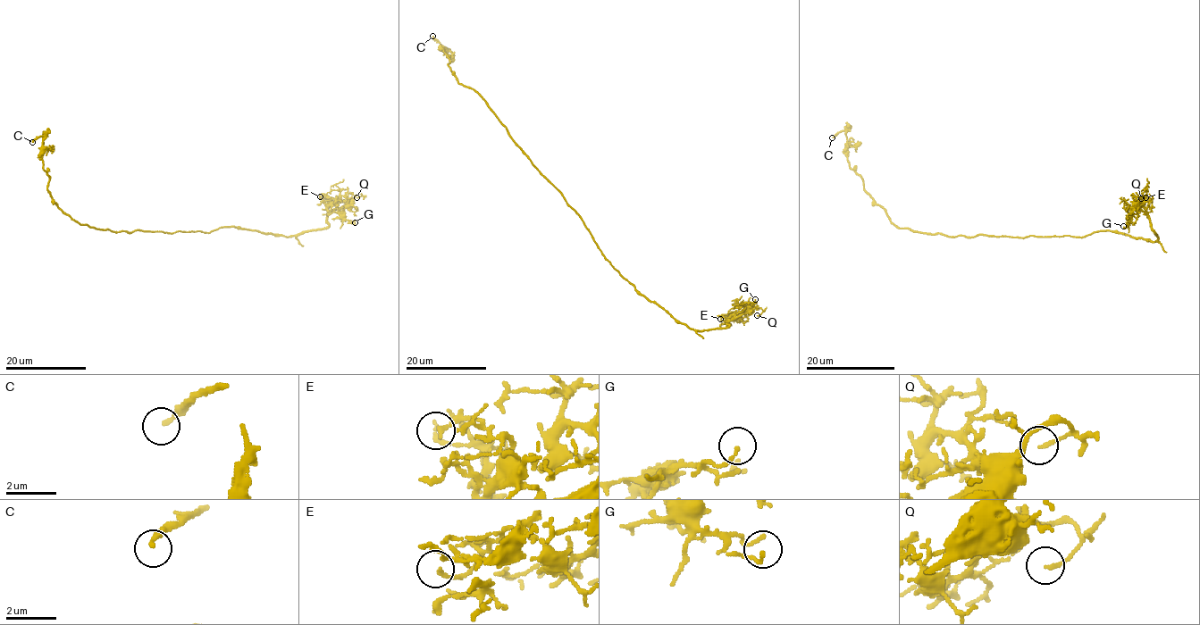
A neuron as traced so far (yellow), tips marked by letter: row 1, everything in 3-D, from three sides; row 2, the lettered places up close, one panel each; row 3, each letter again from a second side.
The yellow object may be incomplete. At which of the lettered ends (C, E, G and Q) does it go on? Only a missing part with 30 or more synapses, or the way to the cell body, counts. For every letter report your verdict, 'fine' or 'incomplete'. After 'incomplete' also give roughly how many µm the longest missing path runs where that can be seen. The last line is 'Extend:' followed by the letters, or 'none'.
C: fine
E: fine
G: fine
Q: fine
Extend: none

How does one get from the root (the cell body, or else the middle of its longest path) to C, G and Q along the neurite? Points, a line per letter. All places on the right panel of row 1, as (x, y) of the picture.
C: (1025, 237), (945, 236), (899, 229), (864, 188), (862, 178), (850, 166), (845, 132), (839, 131), (832, 137)
G: (1025, 237), (1085, 237), (1116, 230), (1157, 239), (1150, 218), (1141, 211), (1123, 226)
Q: (1025, 237), (1085, 237), (1116, 230), (1155, 241), (1150, 218), (1133, 194), (1141, 198)

